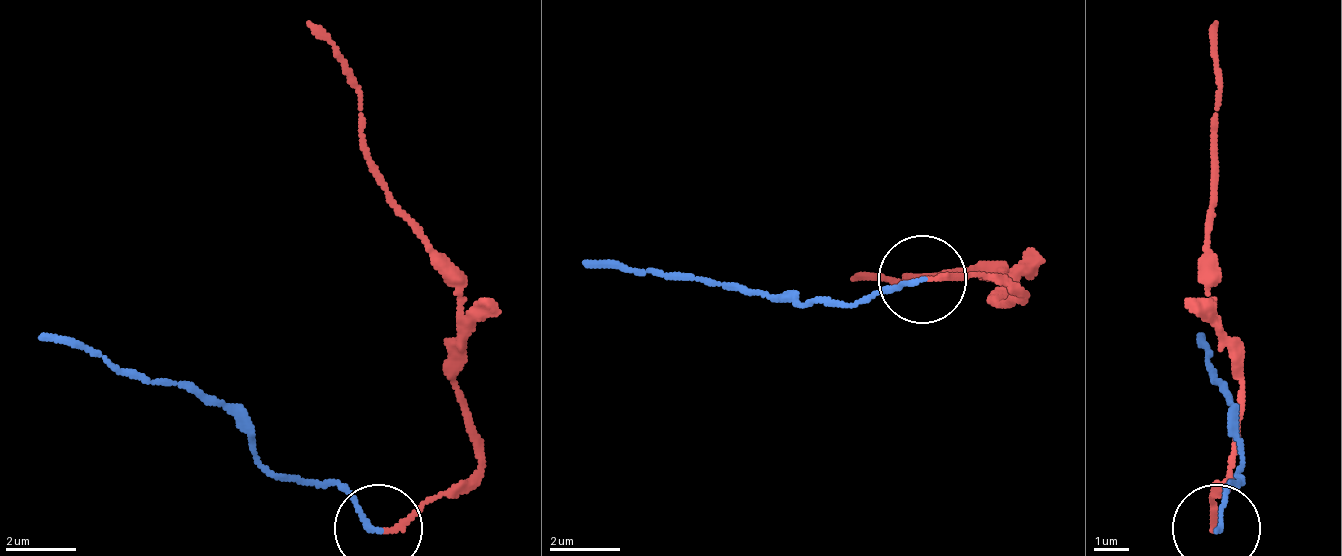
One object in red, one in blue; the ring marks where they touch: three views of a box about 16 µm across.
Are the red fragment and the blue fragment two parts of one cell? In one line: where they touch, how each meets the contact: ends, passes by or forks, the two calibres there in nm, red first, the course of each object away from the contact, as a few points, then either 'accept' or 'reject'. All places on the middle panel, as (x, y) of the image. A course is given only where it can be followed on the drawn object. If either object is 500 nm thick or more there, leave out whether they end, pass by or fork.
at (922, 279); red ends there; blue ends there; 160 nm thick on the red side, 140 nm on the other; red runs (924, 281), (1003, 272), (1021, 290), (1021, 299), (994, 299), (994, 272), (933, 272), (906, 281), (853, 281); blue runs (924, 281), (862, 299), (818, 299), (800, 307), (730, 281), (580, 263); reject

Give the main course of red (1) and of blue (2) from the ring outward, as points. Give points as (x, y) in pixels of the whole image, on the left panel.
1: (380, 530), (477, 469), (477, 424), (450, 380), (450, 265), (389, 195), (362, 142), (362, 89), (309, 18)
2: (380, 530), (318, 477), (274, 477), (256, 442), (186, 389), (36, 336)

